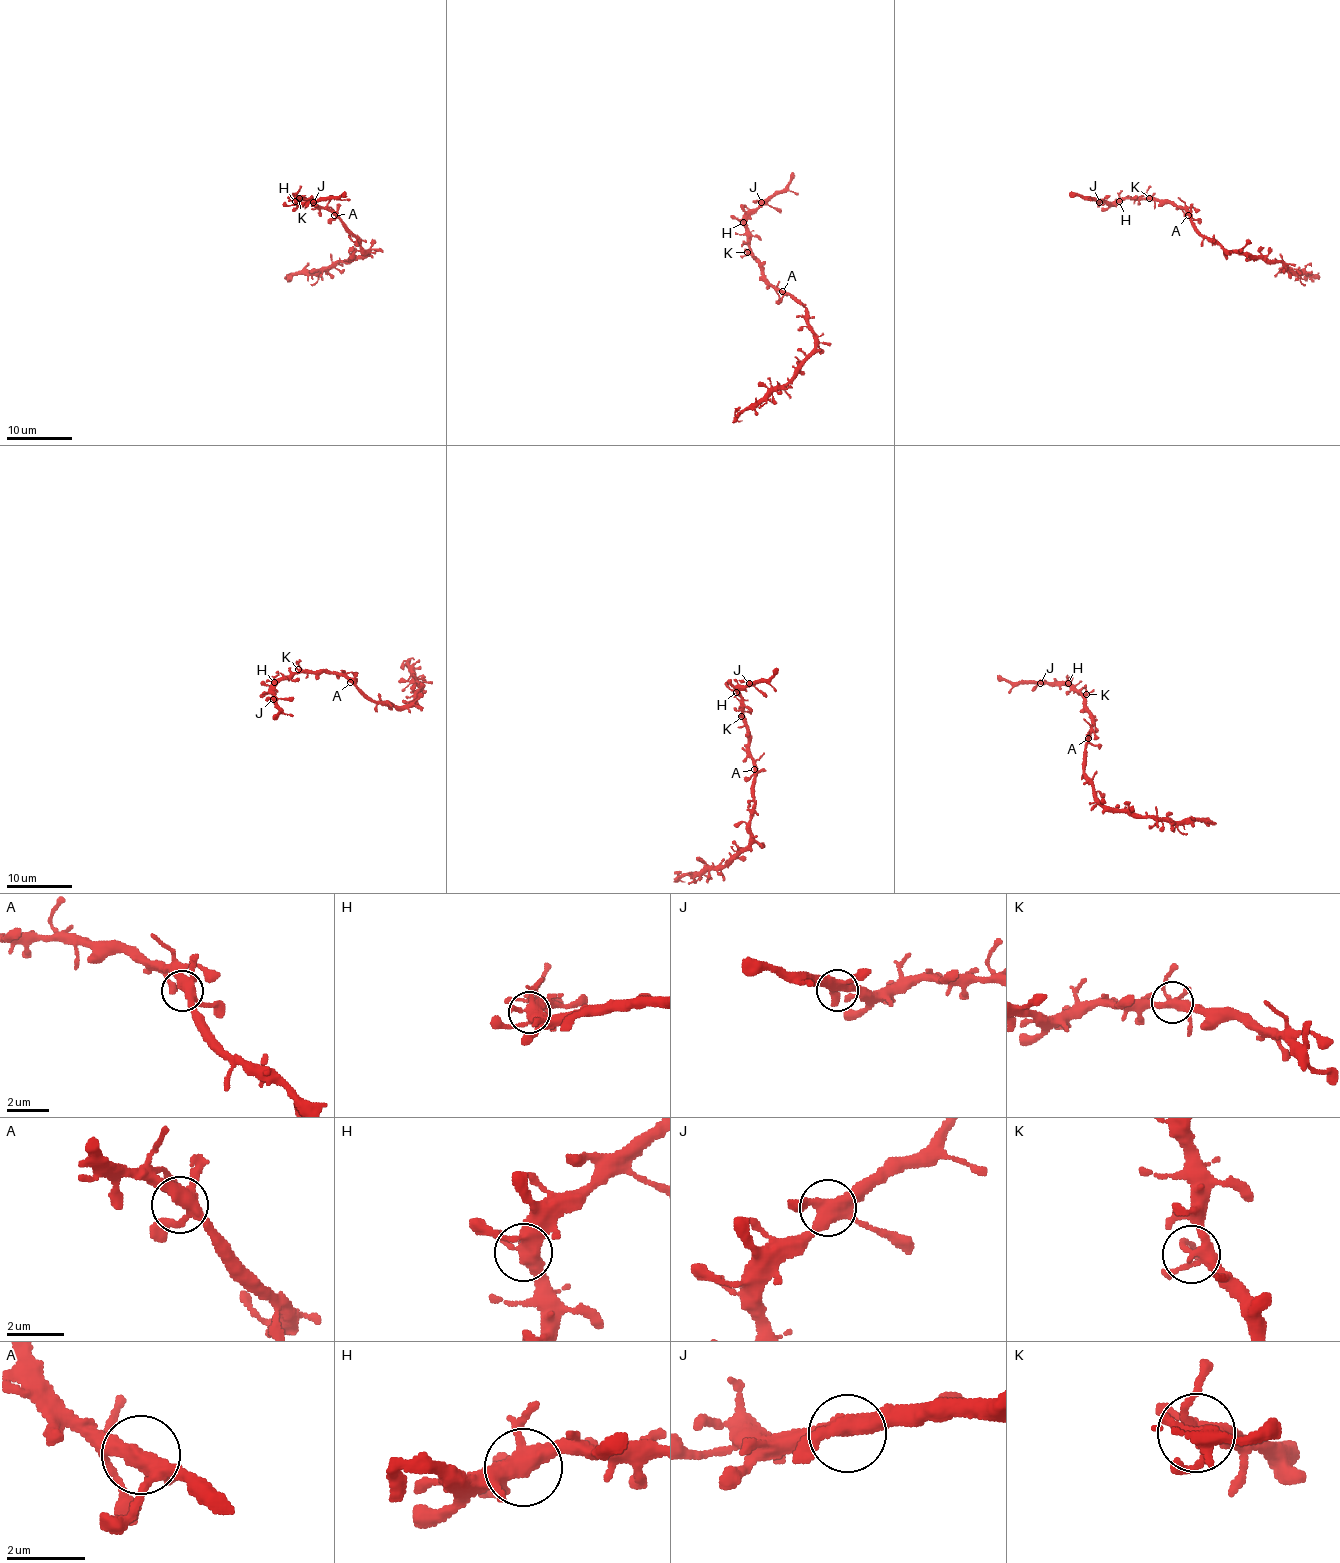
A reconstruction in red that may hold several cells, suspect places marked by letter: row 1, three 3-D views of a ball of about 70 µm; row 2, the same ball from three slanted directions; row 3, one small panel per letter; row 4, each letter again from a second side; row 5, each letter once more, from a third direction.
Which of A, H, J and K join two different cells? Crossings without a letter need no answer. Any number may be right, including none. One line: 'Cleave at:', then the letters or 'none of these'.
Cleave at: none of these

